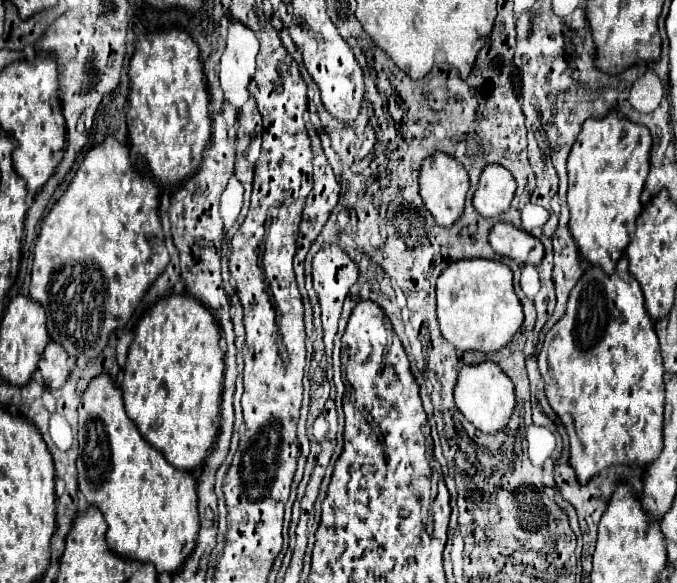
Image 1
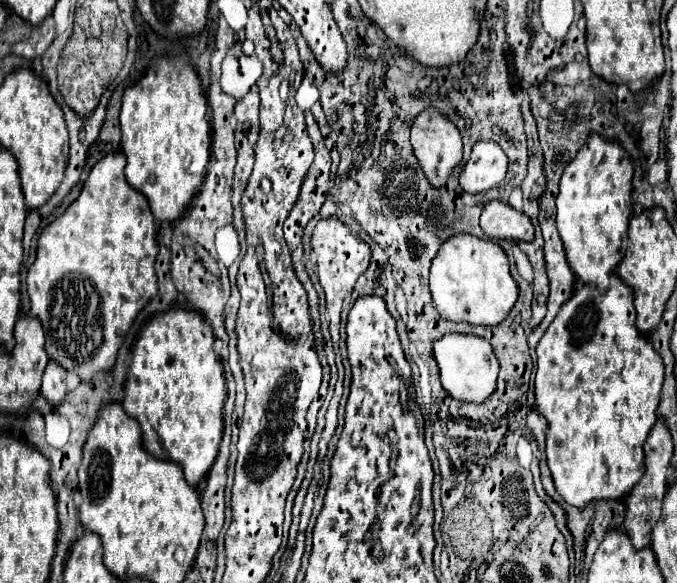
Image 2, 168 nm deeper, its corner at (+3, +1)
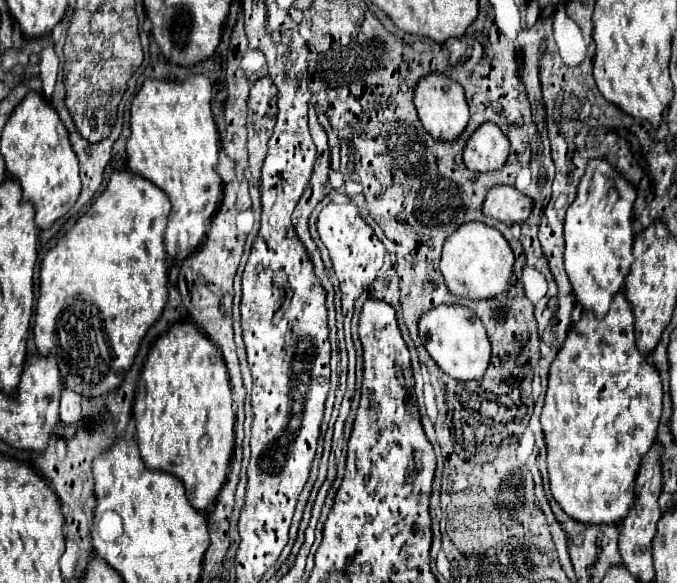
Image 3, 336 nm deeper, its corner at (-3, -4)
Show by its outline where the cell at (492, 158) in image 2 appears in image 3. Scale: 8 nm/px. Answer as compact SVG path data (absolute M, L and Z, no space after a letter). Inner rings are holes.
M492 122L482 124L466 144L464 164L476 174L500 172L508 160L508 138Z

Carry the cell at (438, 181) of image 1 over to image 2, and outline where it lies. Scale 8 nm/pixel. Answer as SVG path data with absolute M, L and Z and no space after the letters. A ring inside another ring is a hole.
M436 107L422 109L416 115L410 141L414 147L416 159L420 161L422 169L432 185L444 185L448 175L452 173L452 169L462 161L462 135L460 135L458 127L446 115L442 115L442 111Z

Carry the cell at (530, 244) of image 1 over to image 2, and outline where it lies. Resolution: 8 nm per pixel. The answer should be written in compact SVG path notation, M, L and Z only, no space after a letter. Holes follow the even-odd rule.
M498 199L486 203L486 207L482 209L480 227L492 239L508 239L508 241L534 239L534 225L530 217Z

